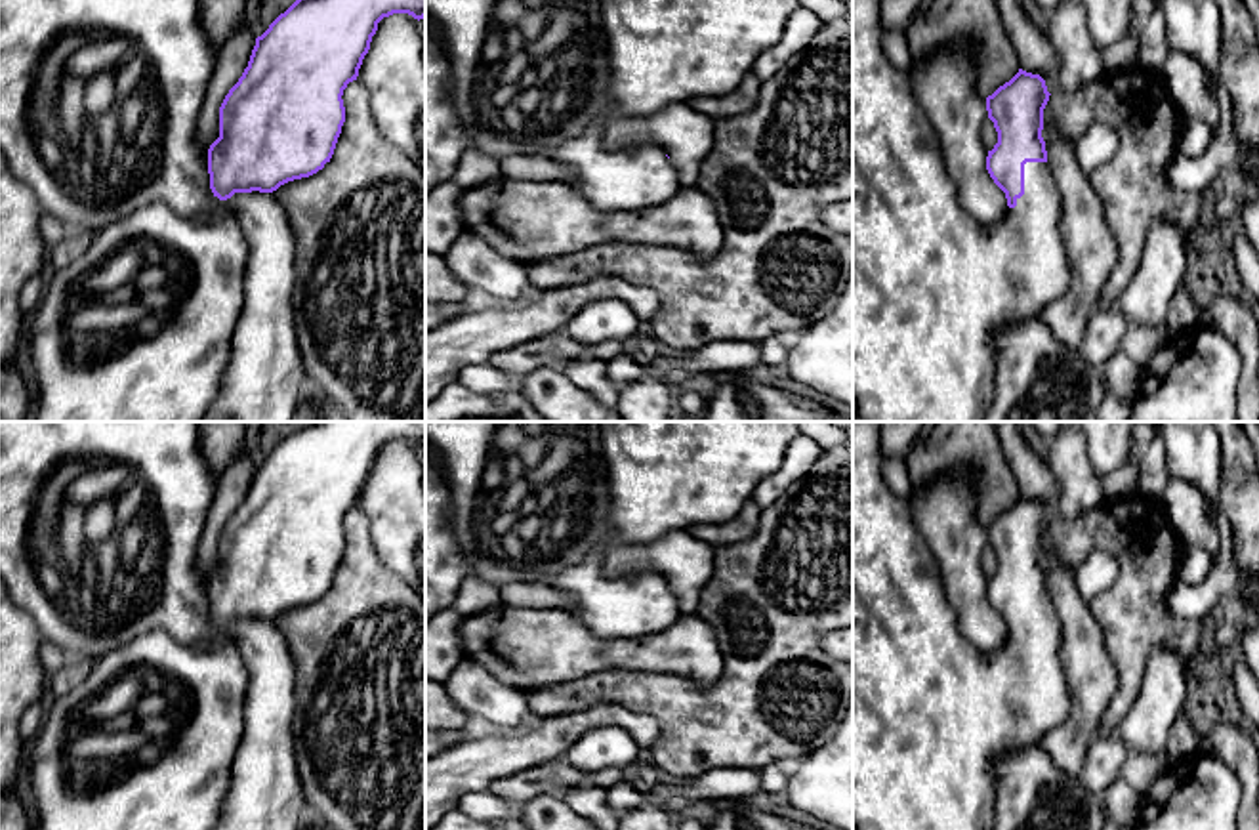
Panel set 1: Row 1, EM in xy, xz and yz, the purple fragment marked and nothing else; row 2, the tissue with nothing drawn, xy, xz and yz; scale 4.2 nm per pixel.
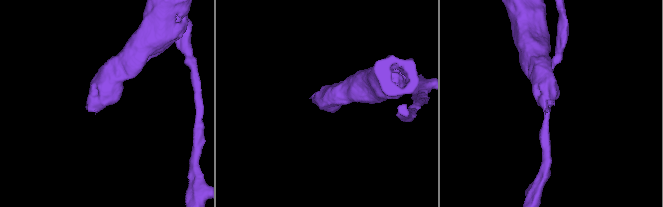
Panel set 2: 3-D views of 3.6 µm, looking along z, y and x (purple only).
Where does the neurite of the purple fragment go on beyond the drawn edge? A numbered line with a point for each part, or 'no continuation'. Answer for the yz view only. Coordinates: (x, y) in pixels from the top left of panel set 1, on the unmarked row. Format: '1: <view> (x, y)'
1: yz (929, 712)

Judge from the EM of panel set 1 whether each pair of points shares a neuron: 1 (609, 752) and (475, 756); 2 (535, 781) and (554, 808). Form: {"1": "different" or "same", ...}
{"1": "different", "2": "different"}

